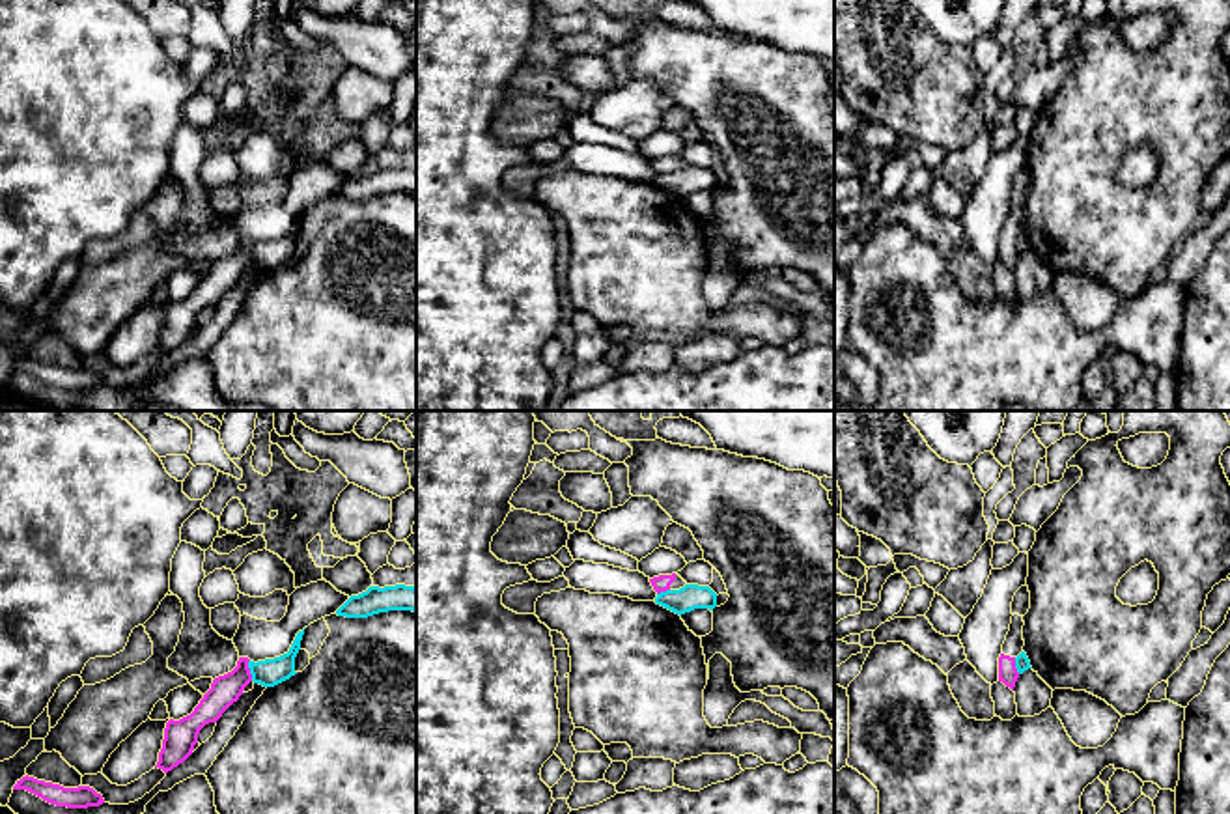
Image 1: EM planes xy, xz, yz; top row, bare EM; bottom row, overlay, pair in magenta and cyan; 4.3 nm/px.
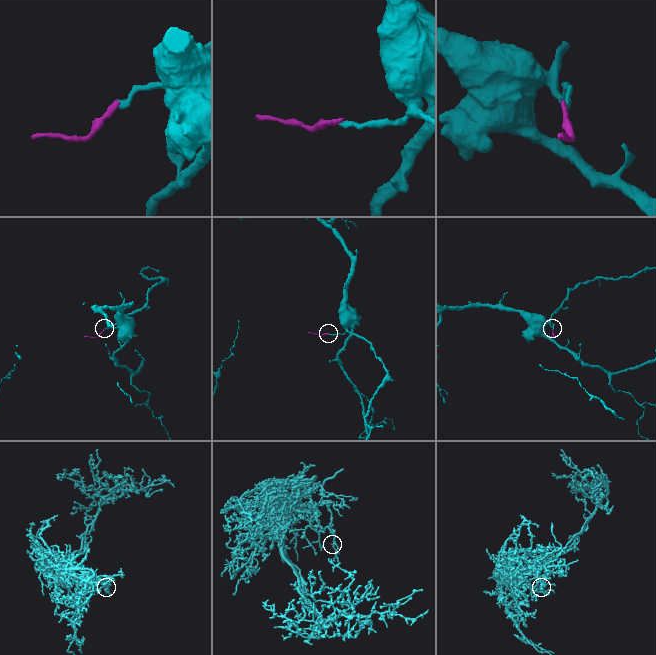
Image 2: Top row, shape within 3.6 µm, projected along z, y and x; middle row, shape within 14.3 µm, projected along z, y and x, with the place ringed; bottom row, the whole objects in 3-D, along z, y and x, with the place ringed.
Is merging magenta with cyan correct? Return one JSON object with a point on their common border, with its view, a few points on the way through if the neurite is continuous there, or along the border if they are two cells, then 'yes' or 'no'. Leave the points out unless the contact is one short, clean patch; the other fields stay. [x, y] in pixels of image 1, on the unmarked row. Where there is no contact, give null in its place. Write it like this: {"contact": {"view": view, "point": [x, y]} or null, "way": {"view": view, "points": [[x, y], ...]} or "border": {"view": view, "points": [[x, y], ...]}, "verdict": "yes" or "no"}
{"contact": {"view": "xy", "point": [249, 252]}, "border": {"view": "xy", "points": [[249, 241], [252, 262]]}, "verdict": "no"}

